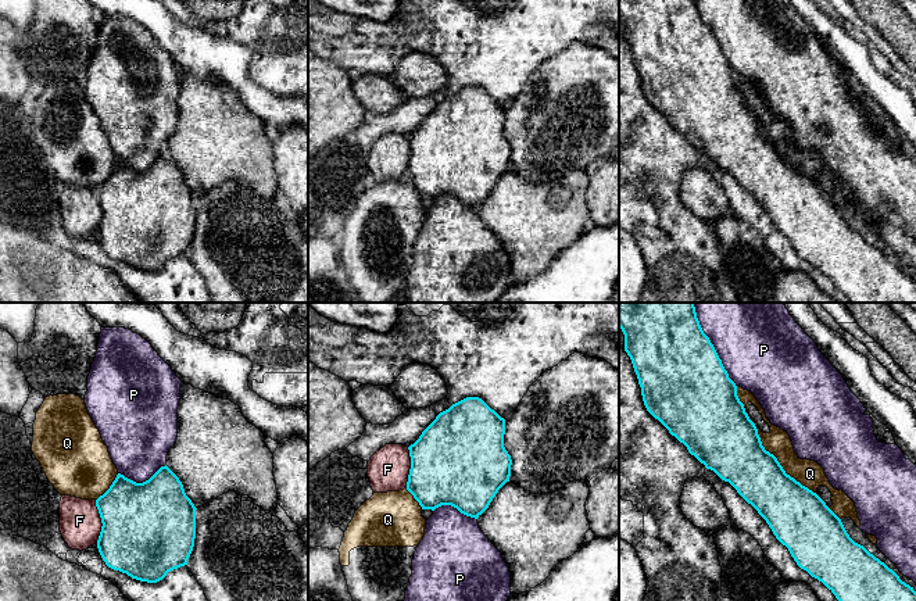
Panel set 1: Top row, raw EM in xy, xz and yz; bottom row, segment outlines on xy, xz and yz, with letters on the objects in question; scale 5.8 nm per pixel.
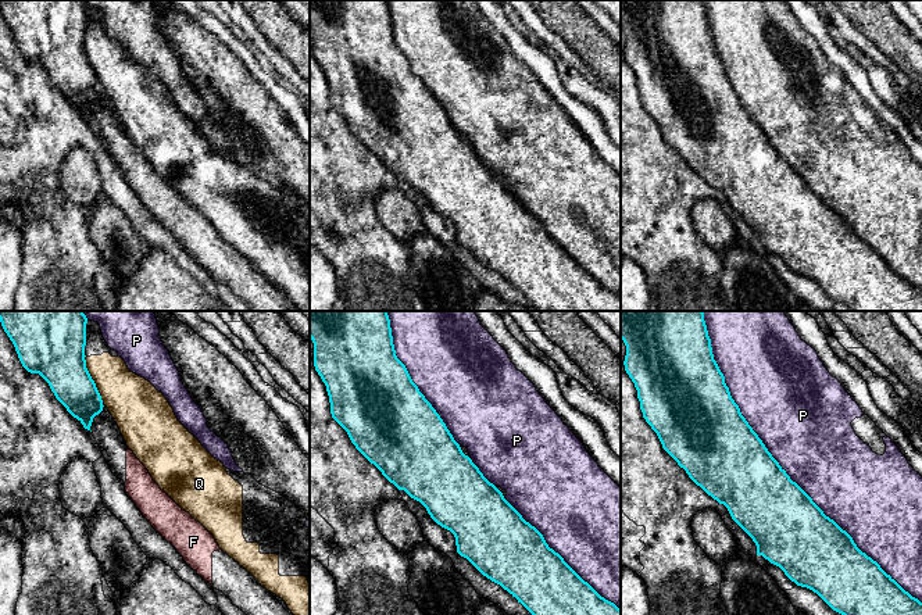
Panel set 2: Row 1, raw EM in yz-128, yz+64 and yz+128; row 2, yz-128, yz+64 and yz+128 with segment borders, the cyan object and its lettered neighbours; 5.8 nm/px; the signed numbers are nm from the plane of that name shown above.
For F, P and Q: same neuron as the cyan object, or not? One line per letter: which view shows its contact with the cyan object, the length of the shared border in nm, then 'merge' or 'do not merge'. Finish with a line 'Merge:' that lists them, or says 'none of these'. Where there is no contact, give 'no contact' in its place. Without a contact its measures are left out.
F: contact in xy; length 260 nm; do not merge
P: contact in yz; length 500 nm; do not merge
Q: contact in yz; length 800 nm; do not merge
Merge: none of these

